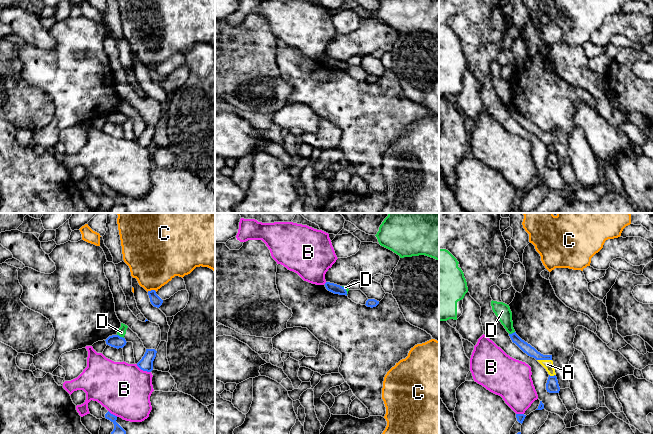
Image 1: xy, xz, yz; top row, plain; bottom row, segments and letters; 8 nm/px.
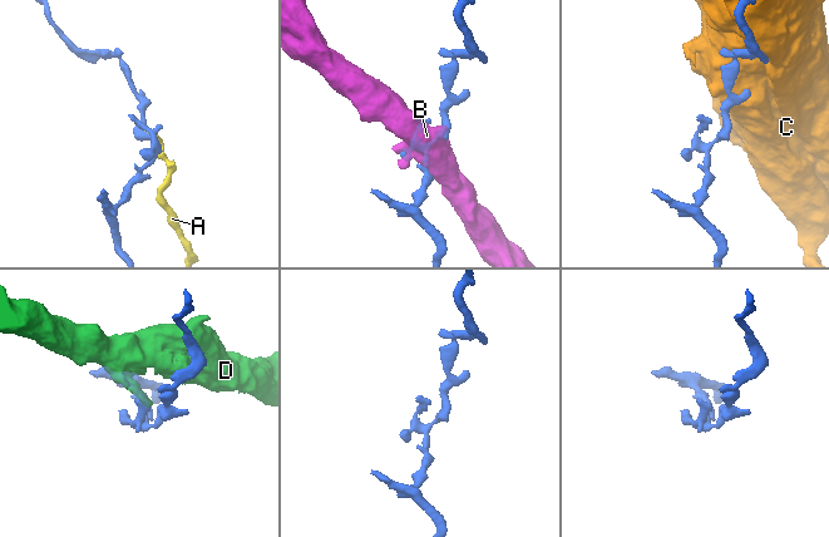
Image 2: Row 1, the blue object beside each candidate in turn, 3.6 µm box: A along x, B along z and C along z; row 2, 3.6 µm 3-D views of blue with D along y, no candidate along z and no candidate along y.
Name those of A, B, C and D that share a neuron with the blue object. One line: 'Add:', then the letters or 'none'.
Add: A

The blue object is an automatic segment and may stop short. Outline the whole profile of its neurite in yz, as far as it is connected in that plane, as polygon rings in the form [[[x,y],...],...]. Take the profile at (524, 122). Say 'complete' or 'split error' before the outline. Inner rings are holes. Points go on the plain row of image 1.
split error; [[[516,108],[509,110],[513,119],[515,119],[528,132],[535,134],[548,148],[549,153],[546,159],[546,166],[549,169],[559,169],[560,163],[552,137],[552,131],[543,131],[530,120],[522,116]]]

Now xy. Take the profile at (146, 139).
complete; [[[146,125],[144,132],[137,139],[137,142],[143,147],[151,148],[153,146],[153,137],[156,129],[157,127],[155,125]]]

